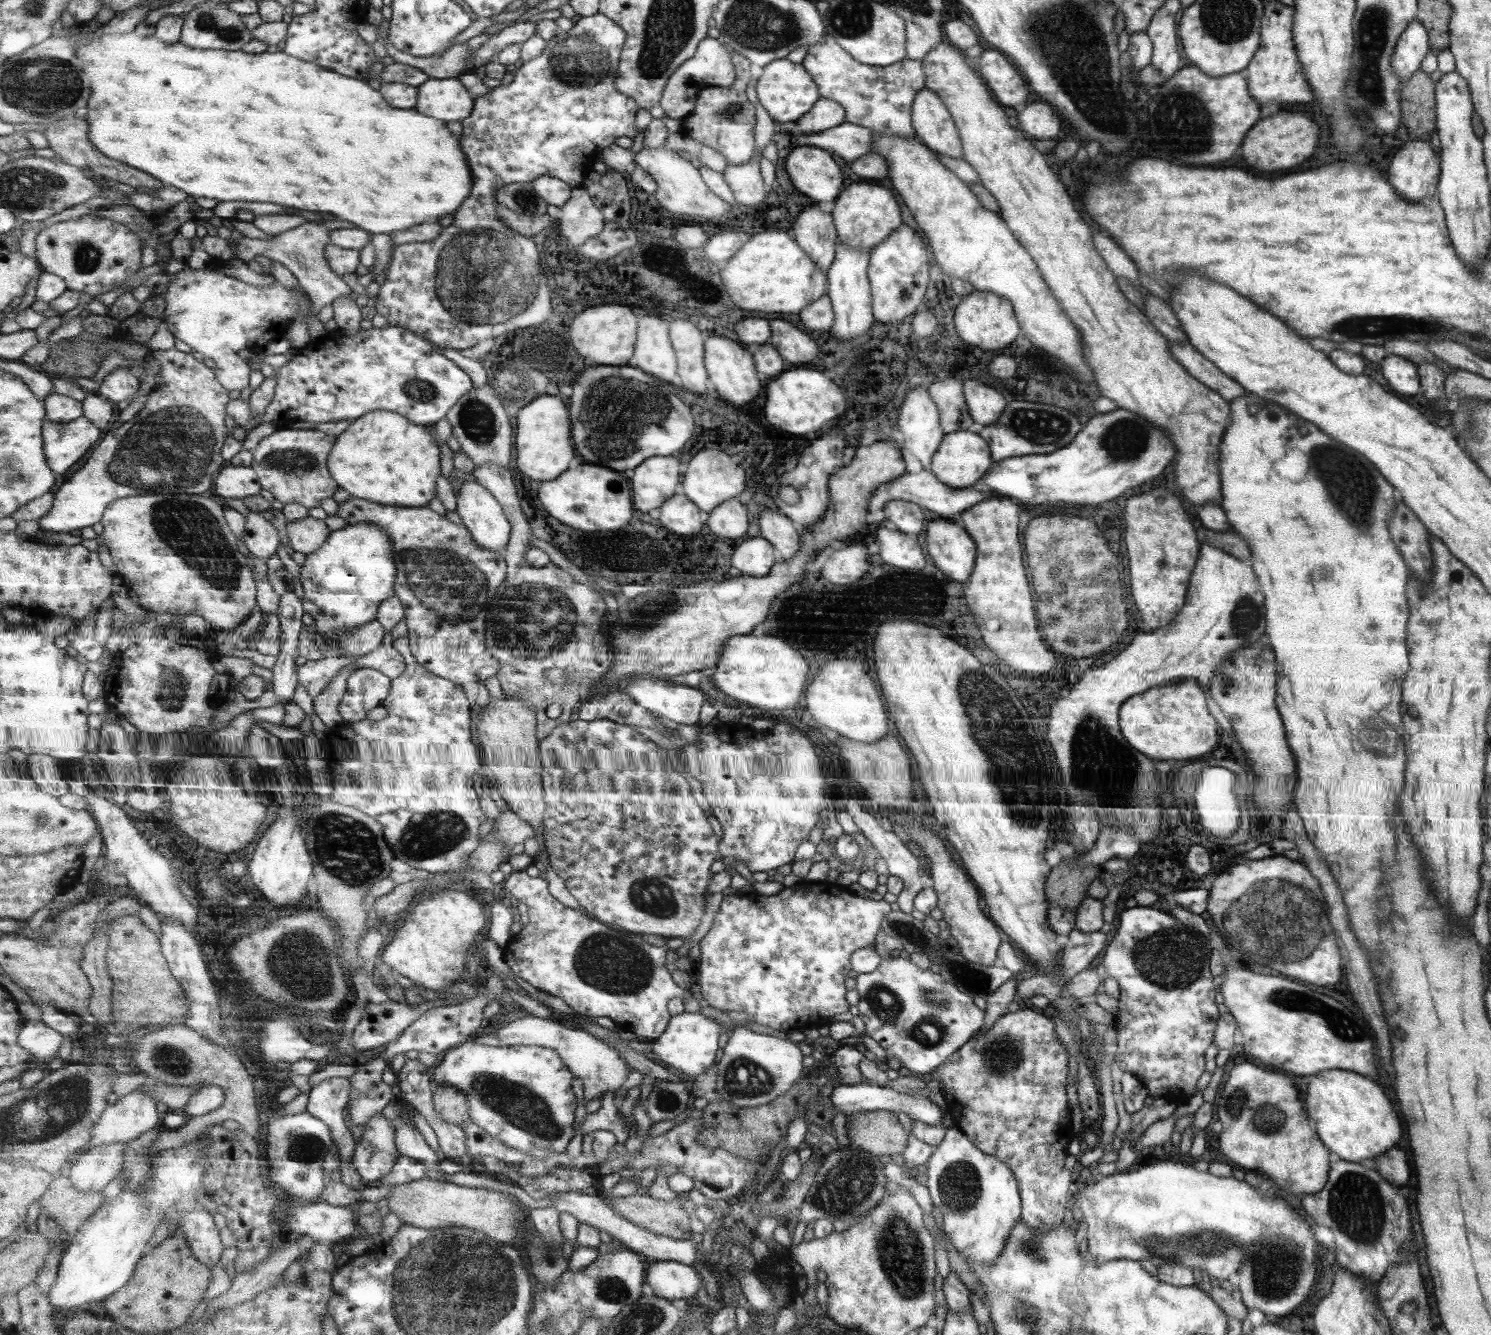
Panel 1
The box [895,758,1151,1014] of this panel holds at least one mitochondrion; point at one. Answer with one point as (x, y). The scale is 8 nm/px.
(974, 981)

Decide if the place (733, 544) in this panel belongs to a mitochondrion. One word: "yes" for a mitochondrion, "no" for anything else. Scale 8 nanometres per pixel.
no

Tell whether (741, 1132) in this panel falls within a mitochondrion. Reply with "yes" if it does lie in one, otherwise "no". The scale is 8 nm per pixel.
no

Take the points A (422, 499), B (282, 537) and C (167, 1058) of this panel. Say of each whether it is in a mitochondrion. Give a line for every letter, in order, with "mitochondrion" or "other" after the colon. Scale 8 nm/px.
A: other
B: other
C: mitochondrion

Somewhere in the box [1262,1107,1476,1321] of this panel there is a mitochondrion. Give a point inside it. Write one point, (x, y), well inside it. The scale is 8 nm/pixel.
(1353, 1205)

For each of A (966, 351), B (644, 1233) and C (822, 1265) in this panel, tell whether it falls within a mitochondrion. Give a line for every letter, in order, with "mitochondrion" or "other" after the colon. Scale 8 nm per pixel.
A: other
B: other
C: other

